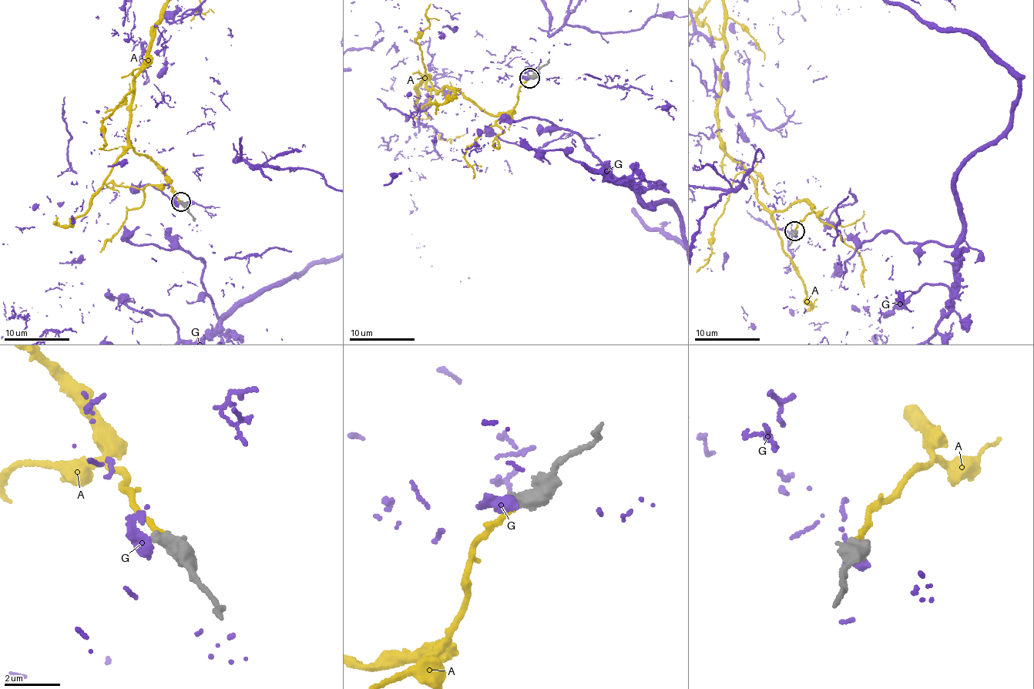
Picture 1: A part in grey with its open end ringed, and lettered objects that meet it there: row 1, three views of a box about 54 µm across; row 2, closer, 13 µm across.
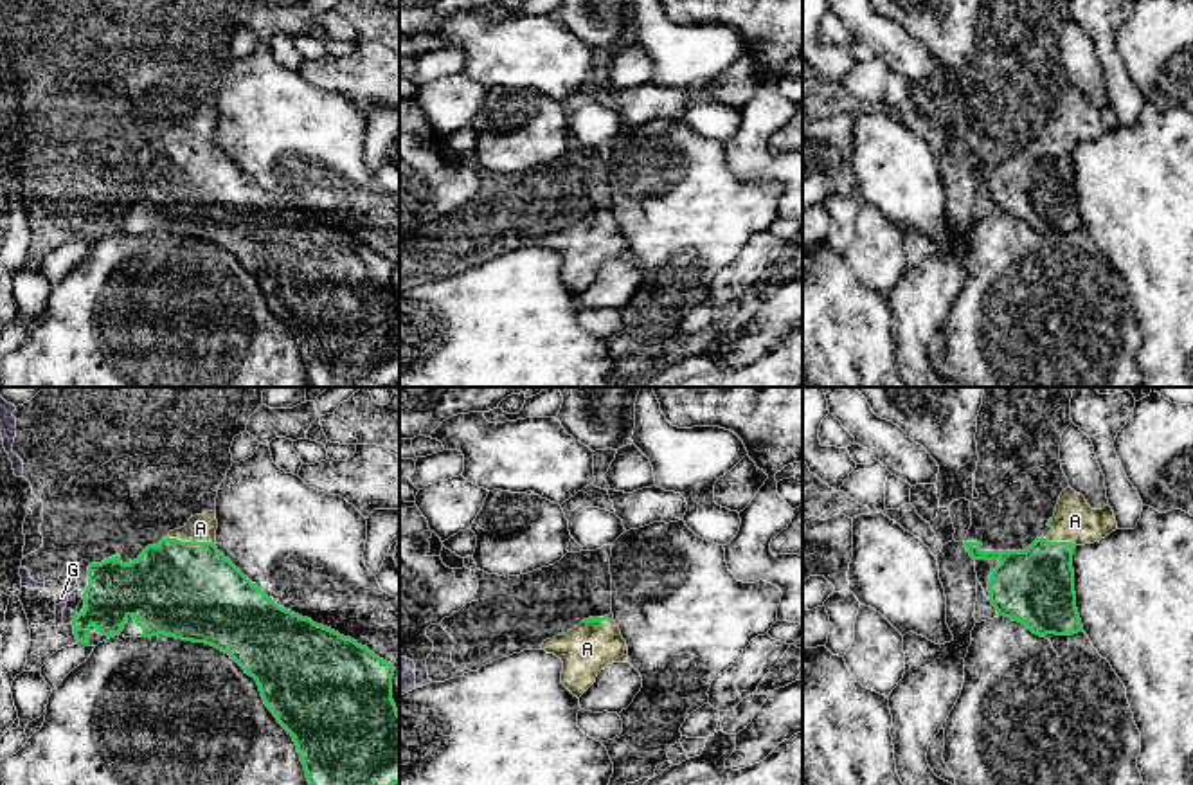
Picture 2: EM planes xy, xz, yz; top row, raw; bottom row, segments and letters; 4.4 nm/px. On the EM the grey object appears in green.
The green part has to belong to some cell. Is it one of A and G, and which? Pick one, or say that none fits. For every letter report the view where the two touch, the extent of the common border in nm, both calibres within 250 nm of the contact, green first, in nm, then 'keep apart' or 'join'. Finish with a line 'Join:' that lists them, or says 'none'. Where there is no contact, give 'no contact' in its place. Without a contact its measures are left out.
A: xy | 220 nm | 440/130 nm | join
G: no contact | keep apart
Join: A

